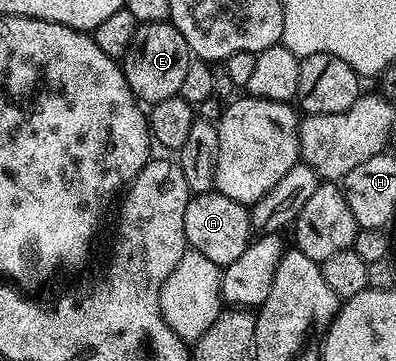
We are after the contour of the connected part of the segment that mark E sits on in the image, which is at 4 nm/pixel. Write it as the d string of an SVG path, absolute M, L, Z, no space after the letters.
M165 21L138 25L136 36L121 65L133 95L138 101L152 106L180 93L190 59L191 53L186 39L177 27L170 21Z

